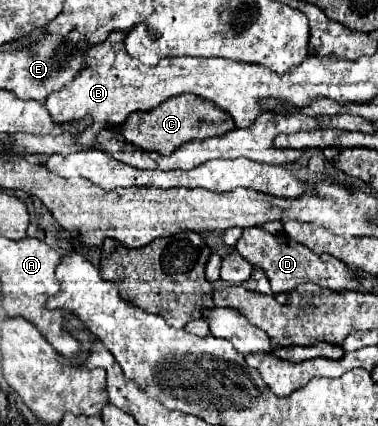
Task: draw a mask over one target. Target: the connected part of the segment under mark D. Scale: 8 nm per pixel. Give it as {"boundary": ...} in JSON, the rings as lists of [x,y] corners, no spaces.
{"boundary":[[[246,228],[240,242],[236,244],[236,252],[240,246],[240,256],[244,256],[250,264],[260,266],[272,286],[272,292],[290,292],[292,288],[296,288],[298,284],[306,284],[306,282],[314,282],[318,286],[330,288],[330,290],[356,290],[360,286],[358,276],[354,274],[352,268],[348,268],[344,262],[336,260],[334,256],[326,256],[326,254],[314,254],[310,252],[306,246],[298,244],[296,240],[292,240],[286,234],[266,234],[262,228]]]}

